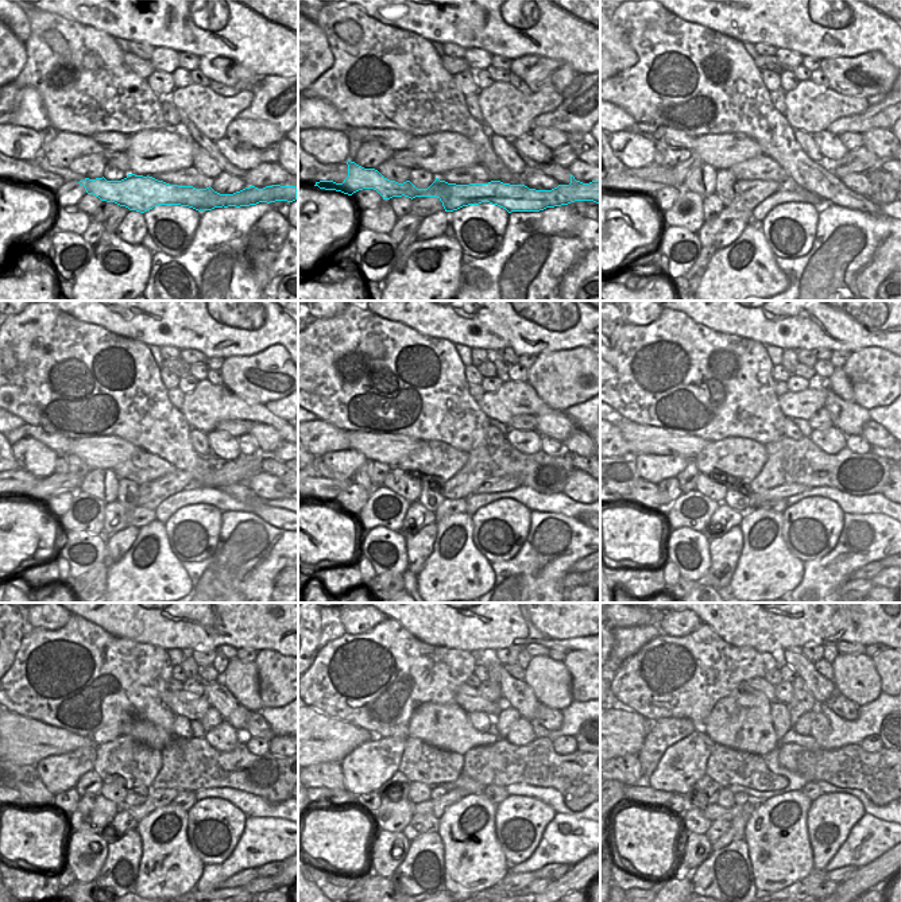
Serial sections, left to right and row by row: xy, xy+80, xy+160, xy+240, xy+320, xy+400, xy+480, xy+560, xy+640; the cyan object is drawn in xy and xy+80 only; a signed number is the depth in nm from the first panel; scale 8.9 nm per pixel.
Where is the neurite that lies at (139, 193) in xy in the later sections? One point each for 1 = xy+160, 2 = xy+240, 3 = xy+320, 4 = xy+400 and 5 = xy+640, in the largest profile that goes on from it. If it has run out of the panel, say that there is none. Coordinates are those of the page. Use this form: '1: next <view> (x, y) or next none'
1: next xy+160 (654, 177)
2: next xy+240 (23, 480)
3: next none
4: next none
5: next none

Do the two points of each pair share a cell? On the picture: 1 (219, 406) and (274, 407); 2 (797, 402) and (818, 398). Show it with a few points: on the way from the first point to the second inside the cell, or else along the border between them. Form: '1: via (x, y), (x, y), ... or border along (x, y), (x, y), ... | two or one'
1: border along (263, 405), (283, 419) | two
2: via (803, 401), (812, 399) | one

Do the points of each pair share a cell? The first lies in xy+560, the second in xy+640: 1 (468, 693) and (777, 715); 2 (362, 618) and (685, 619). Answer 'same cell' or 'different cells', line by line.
1: different cells
2: same cell

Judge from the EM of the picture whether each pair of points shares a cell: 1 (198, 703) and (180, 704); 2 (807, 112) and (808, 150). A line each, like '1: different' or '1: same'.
1: same
2: different

